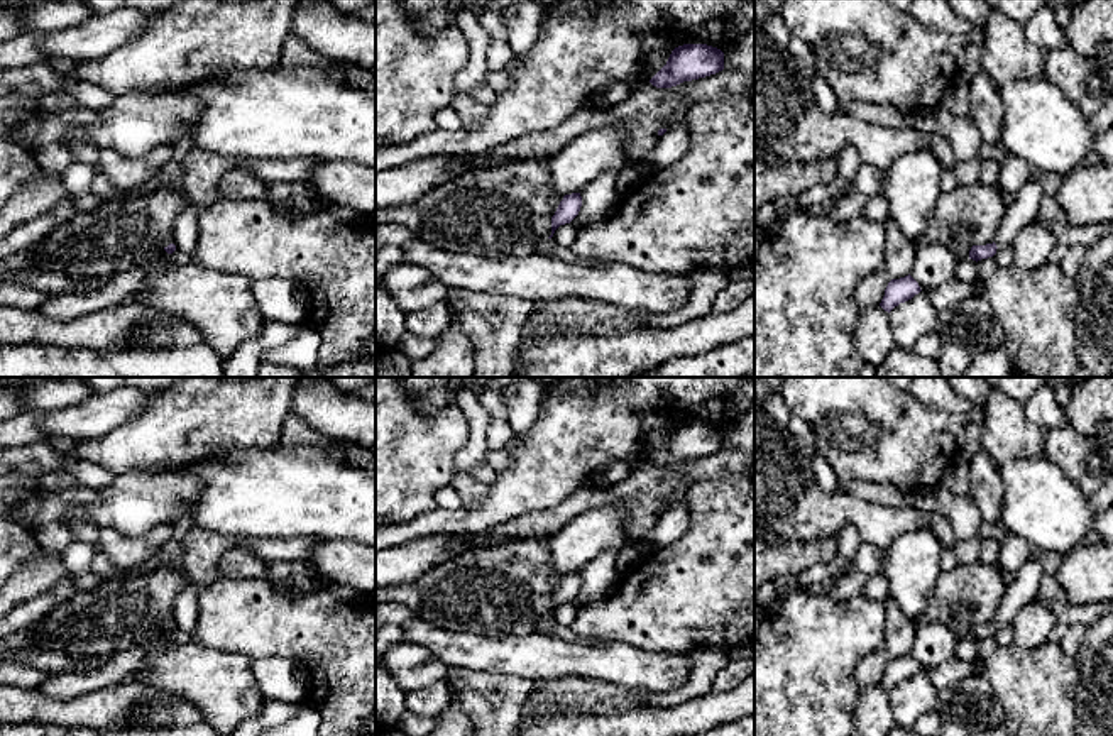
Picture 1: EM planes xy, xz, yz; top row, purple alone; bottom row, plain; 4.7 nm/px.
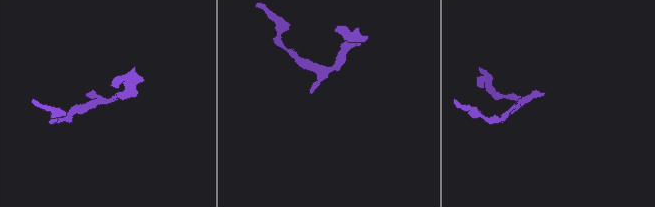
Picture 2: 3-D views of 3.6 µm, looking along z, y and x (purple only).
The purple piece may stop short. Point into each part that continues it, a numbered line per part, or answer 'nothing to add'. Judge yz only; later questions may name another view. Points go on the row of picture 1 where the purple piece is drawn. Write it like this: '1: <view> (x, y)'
1: yz (1024, 208)

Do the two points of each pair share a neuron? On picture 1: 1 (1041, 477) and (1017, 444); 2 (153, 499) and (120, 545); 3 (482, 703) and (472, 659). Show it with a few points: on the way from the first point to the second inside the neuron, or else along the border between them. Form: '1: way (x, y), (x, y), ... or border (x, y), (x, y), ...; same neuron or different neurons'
1: border (1042, 455), (1008, 461), (1000, 469); different neurons
2: border (100, 528), (115, 528), (132, 537), (149, 532); different neurons
3: border (450, 665), (503, 672), (515, 677); different neurons

